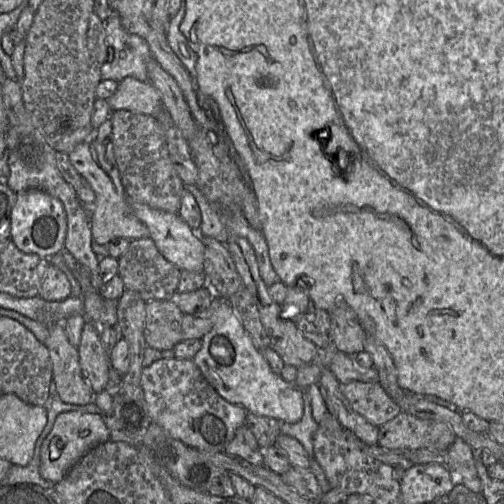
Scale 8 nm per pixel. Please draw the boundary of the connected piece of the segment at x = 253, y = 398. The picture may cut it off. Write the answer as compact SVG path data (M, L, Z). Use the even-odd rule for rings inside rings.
M228 299L214 312L213 328L202 338L202 347L193 361L221 397L231 404L245 408L247 413L287 423L297 423L302 419L303 388L296 382L285 381L281 375L273 372Z

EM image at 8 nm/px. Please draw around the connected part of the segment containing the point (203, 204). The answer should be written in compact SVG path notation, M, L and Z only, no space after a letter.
M186 186L186 190L192 193L201 211L201 226L196 231L201 237L211 237L223 244L227 243L230 234L246 238L254 249L260 276L267 287L280 280L271 264L262 232L248 223L240 206L215 206L196 186Z

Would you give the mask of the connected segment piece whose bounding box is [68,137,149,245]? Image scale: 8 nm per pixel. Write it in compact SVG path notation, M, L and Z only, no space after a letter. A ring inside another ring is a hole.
M92 137L78 144L68 156L73 167L89 182L95 194L90 212L92 240L100 245L107 245L110 240L117 237L129 240L149 237L147 226L132 211L117 167L106 159L105 145Z

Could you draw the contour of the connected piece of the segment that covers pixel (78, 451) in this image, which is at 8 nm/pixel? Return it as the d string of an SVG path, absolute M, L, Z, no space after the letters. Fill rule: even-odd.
M79 411L60 413L41 446L40 475L56 485L88 451L109 440L109 429L99 414Z

